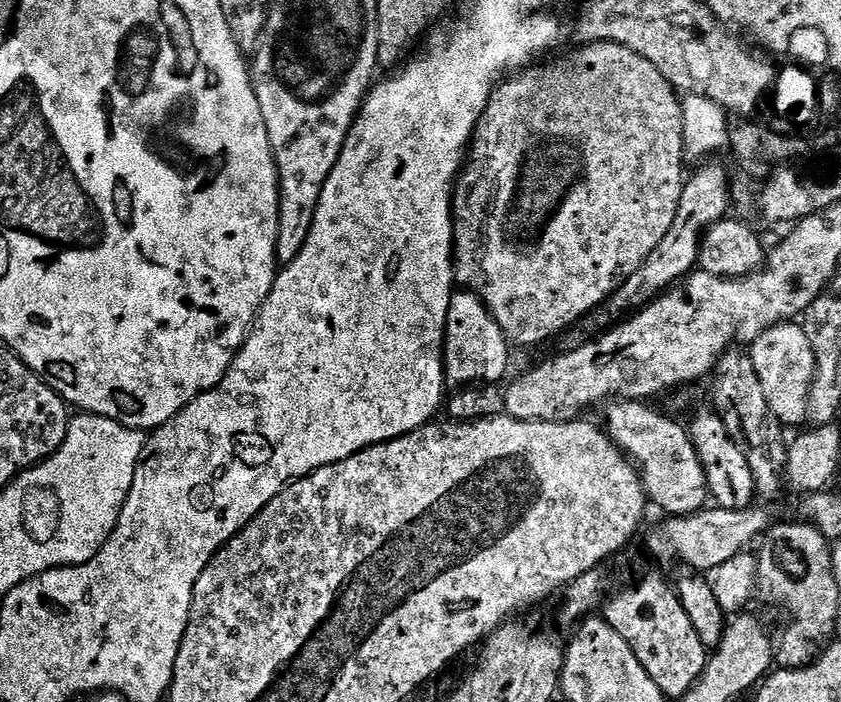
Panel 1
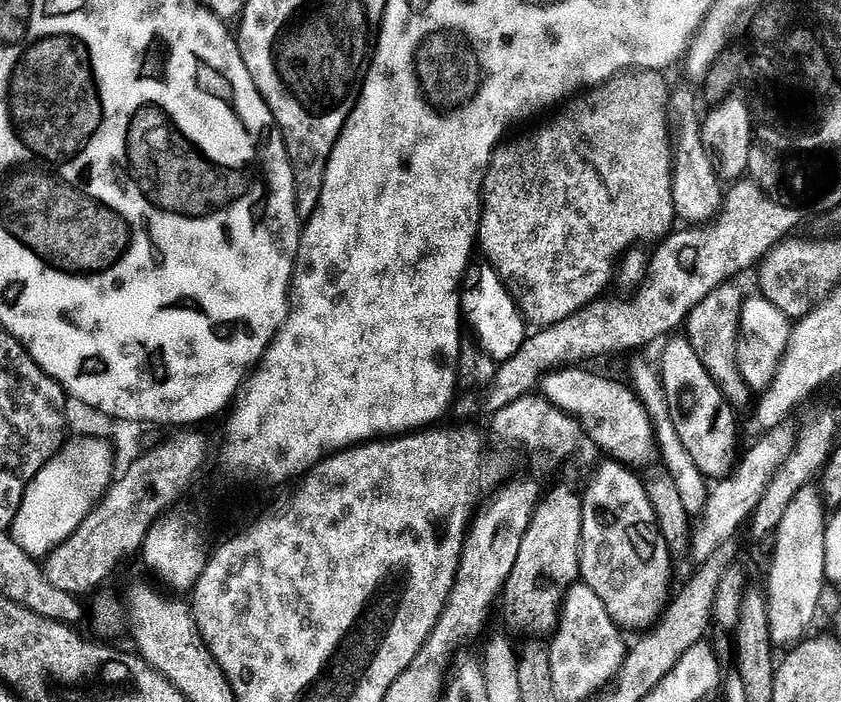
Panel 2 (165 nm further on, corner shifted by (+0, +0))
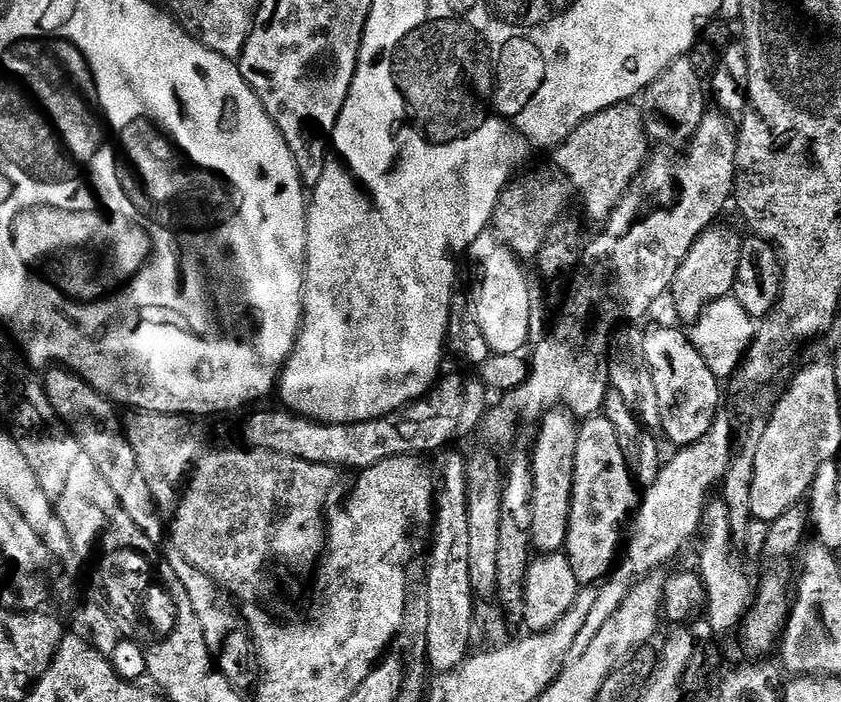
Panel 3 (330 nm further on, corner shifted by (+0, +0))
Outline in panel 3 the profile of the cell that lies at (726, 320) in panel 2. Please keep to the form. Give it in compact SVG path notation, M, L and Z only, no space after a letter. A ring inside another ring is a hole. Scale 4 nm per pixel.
M710 227L696 239L672 283L671 291L676 292L676 308L680 311L681 318L687 322L695 322L715 300L733 295L736 276L740 273L742 236L732 228L720 227Z

